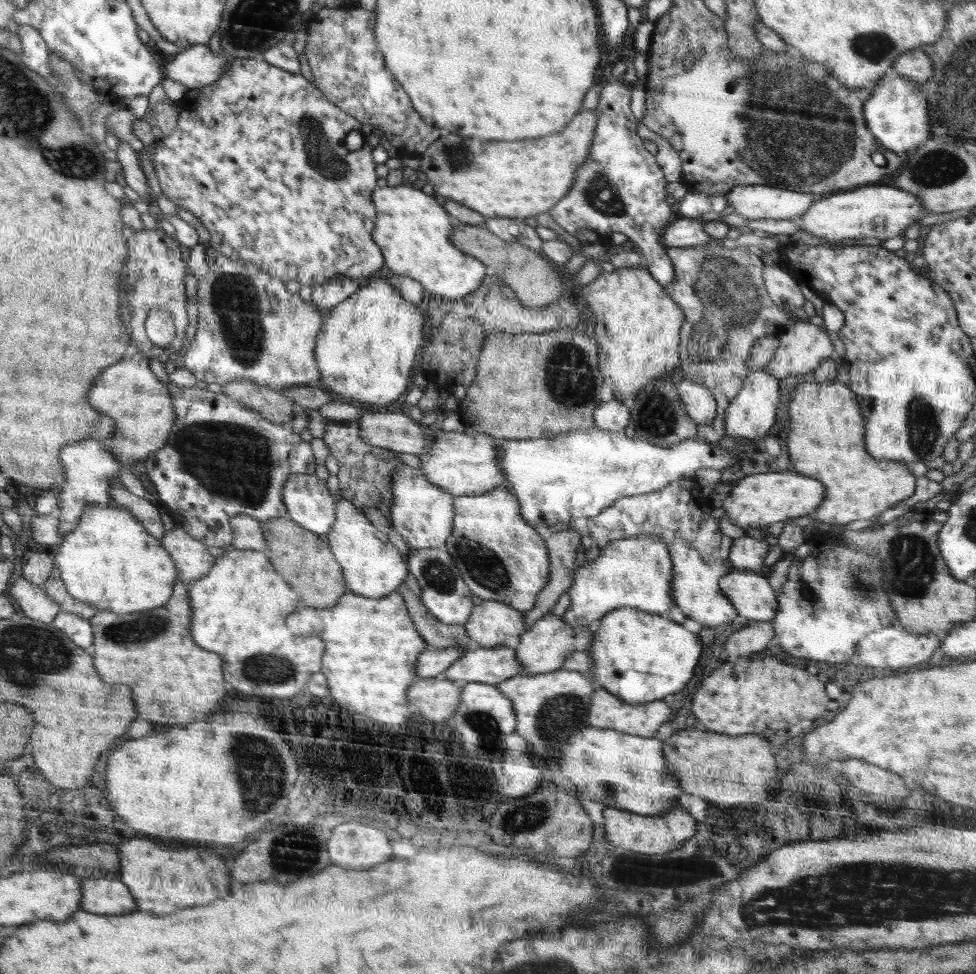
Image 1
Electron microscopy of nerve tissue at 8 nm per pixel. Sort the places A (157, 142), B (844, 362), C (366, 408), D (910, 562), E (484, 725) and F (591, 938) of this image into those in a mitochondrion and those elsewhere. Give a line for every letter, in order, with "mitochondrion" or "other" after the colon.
A: other
B: other
C: other
D: mitochondrion
E: mitochondrion
F: other

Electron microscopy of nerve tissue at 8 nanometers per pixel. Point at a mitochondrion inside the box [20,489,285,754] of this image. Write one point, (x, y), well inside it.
(140, 629)

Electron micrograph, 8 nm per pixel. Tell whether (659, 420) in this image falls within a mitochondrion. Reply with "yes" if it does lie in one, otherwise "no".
yes

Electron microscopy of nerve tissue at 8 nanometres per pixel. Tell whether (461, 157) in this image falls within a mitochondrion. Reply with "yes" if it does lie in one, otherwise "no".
yes

